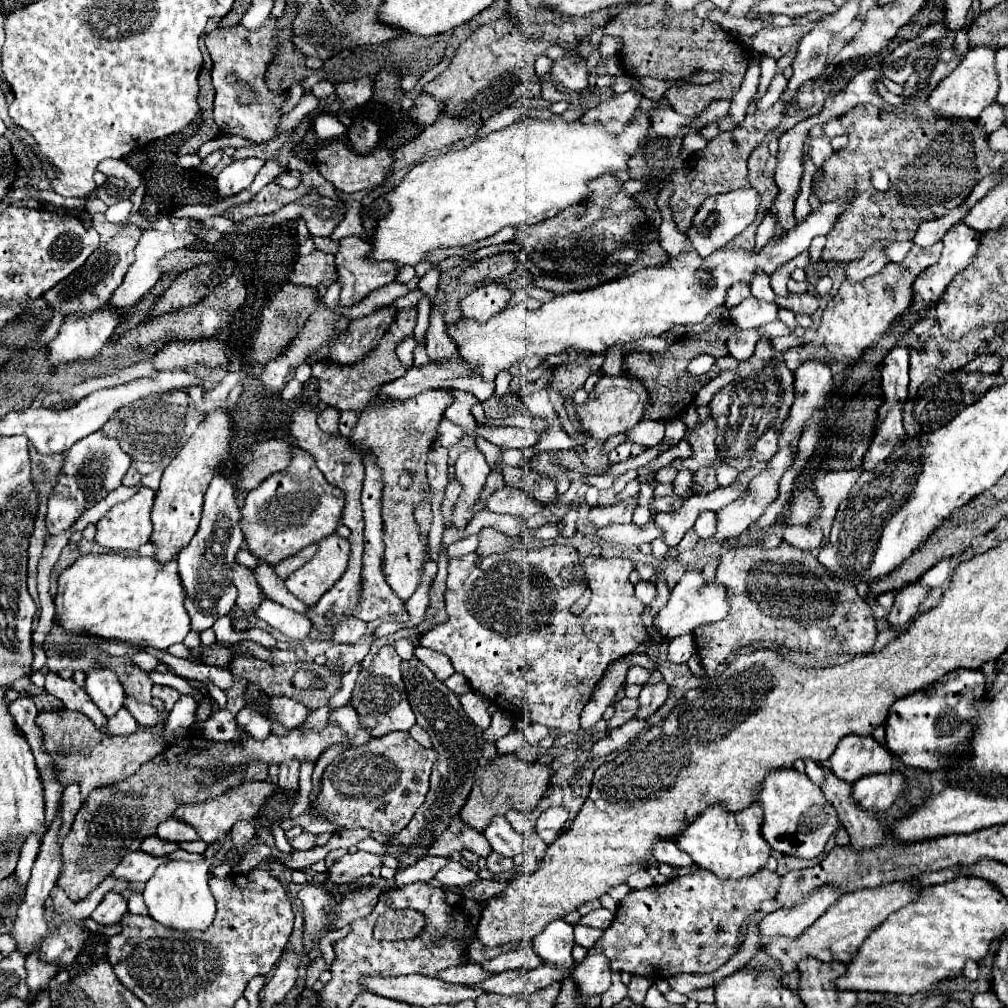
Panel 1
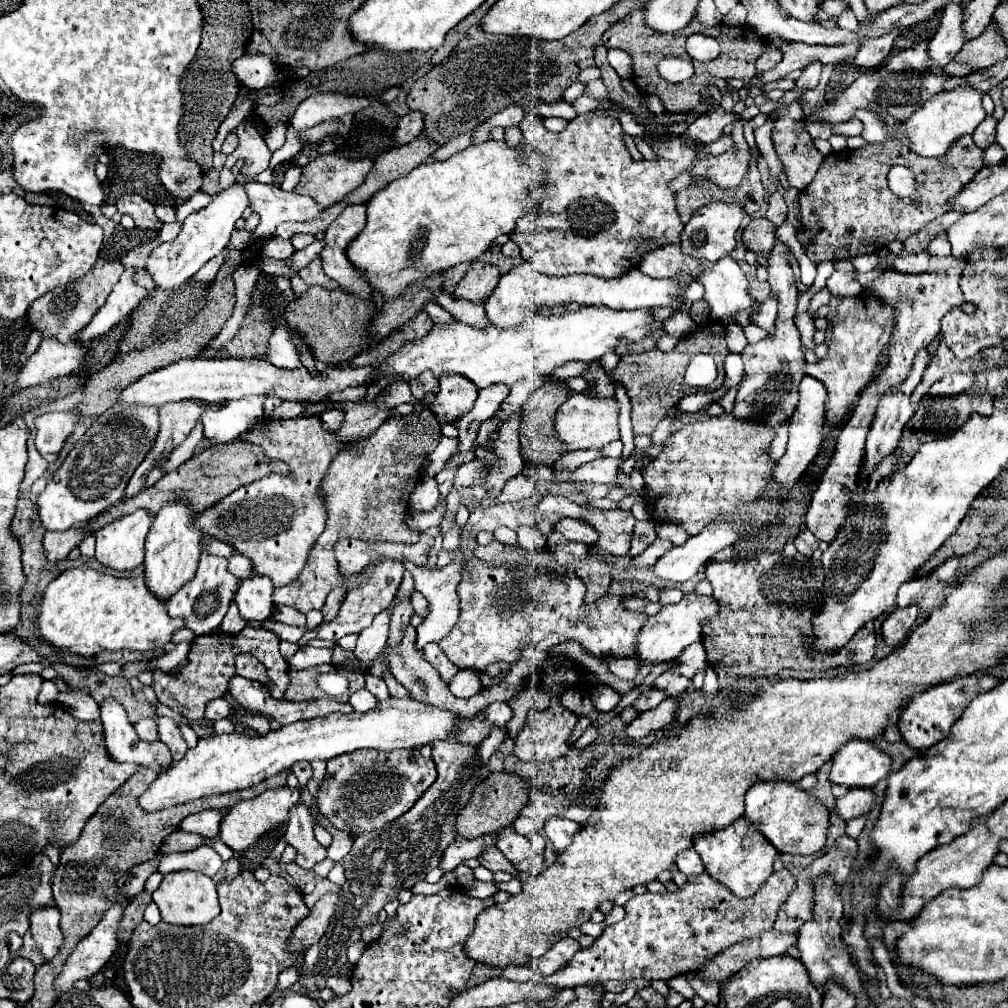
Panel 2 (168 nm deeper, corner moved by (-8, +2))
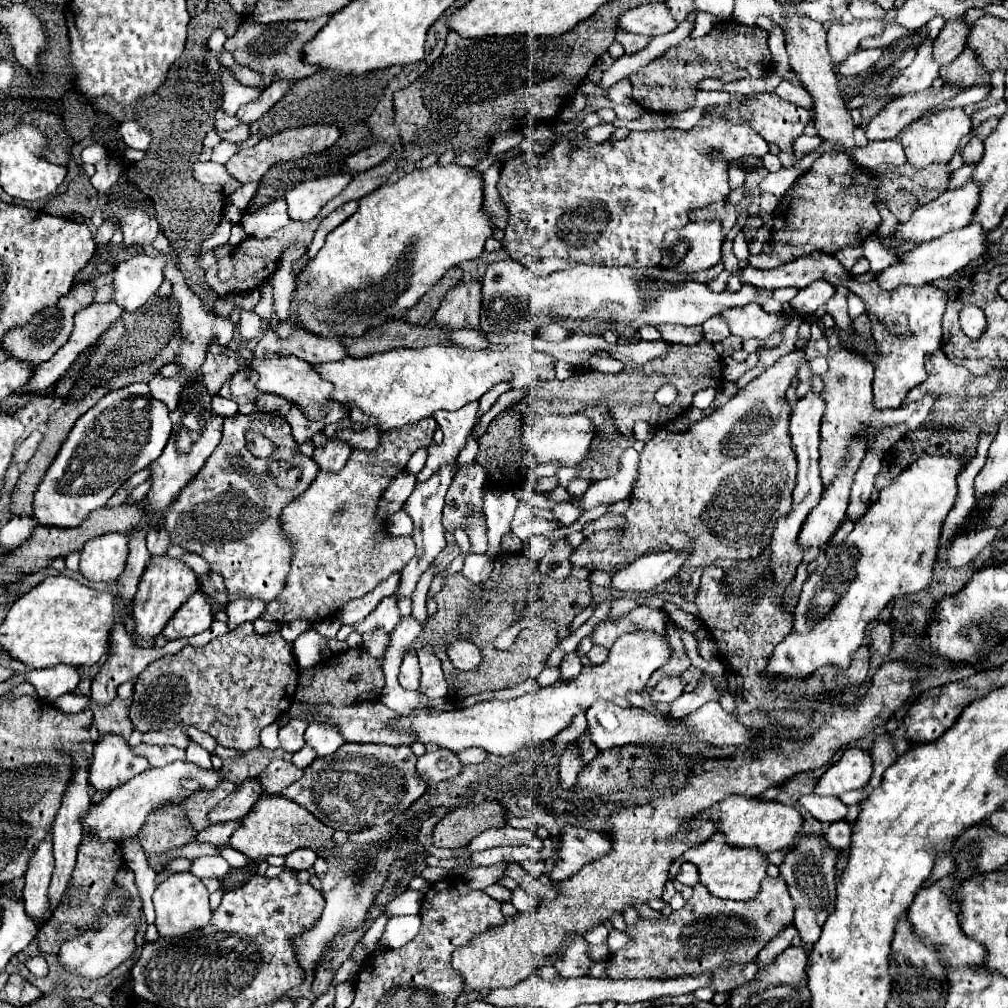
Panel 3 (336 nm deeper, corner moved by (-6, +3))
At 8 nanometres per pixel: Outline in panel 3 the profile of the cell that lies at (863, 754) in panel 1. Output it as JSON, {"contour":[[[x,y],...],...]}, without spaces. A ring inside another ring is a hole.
{"contour":[[[858,747],[846,749],[838,763],[834,763],[816,783],[816,795],[834,795],[838,797],[844,791],[862,789],[868,785],[872,775],[872,757],[868,751]]]}

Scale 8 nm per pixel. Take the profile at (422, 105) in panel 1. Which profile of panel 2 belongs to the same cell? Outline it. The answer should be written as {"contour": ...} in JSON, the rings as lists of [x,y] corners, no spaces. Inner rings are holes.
{"contour":[[[410,112],[406,114],[404,118],[400,118],[392,138],[394,138],[394,144],[396,146],[404,146],[408,142],[412,142],[414,138],[420,136],[420,130],[422,130],[422,114],[420,112]]]}

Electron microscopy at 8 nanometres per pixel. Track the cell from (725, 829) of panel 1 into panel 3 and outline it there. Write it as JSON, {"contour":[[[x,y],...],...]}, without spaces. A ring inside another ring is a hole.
{"contour":[[[720,831],[714,833],[708,841],[690,847],[682,855],[682,859],[698,867],[700,883],[706,885],[712,895],[720,899],[734,899],[734,901],[754,899],[760,891],[760,881],[766,877],[766,867],[768,867],[766,855],[756,855],[756,851],[740,851],[740,847],[728,847]]]}

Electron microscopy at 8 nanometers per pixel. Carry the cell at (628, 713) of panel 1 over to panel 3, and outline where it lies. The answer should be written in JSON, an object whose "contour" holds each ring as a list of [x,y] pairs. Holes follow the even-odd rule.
{"contour":[[[662,679],[648,695],[652,703],[672,703],[682,695],[682,691],[684,691],[682,679]]]}

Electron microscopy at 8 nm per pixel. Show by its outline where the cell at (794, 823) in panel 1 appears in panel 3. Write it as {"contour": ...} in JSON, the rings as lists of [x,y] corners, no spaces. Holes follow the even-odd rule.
{"contour":[[[730,795],[728,799],[710,807],[702,819],[718,819],[720,831],[726,835],[726,841],[730,845],[758,847],[762,853],[792,849],[804,825],[804,817],[794,807],[788,807],[778,801],[764,801],[758,797],[744,795]]]}

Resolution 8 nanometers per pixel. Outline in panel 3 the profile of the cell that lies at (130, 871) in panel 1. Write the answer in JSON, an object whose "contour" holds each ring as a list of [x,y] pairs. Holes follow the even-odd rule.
{"contour":[[[220,855],[198,857],[190,865],[190,873],[194,873],[200,879],[206,879],[206,877],[218,877],[218,879],[222,879],[228,873],[228,869],[230,869],[230,865]]]}

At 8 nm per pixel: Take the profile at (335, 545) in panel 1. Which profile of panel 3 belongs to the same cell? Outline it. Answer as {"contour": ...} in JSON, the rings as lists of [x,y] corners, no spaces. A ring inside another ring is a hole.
{"contour":[[[422,419],[412,427],[388,431],[376,451],[354,449],[348,463],[336,473],[318,473],[316,481],[296,497],[282,513],[282,525],[290,535],[290,525],[300,525],[296,533],[296,553],[292,557],[292,571],[286,579],[284,591],[268,603],[262,619],[288,623],[300,617],[312,623],[334,615],[346,601],[366,595],[394,571],[414,557],[416,545],[408,537],[390,537],[386,521],[378,519],[378,501],[382,499],[390,481],[406,469],[408,459],[422,447],[432,443],[436,431],[434,419]]]}

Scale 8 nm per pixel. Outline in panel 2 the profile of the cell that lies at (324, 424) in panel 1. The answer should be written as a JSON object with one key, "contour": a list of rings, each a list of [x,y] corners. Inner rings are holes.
{"contour":[[[316,416],[292,420],[264,418],[238,438],[260,446],[266,458],[286,462],[290,474],[270,474],[234,490],[212,508],[200,512],[194,518],[194,526],[204,536],[214,536],[230,544],[238,554],[250,558],[256,576],[268,576],[274,588],[282,588],[302,572],[310,548],[322,534],[326,510],[318,488],[330,462],[338,454],[338,444],[334,444],[334,432],[324,432]]]}

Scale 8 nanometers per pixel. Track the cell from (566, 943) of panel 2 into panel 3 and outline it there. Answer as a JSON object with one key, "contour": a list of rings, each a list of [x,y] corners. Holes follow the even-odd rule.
{"contour":[[[580,935],[576,939],[572,939],[572,943],[568,947],[564,947],[564,955],[560,955],[560,959],[556,959],[556,963],[554,963],[560,977],[588,975],[590,965],[592,965],[592,961],[588,957],[588,943]]]}

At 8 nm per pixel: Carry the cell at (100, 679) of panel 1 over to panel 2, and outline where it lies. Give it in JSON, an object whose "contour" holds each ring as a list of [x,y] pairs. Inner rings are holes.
{"contour":[[[104,700],[102,706],[102,726],[104,726],[104,740],[106,740],[106,754],[114,762],[130,762],[138,766],[146,766],[154,772],[162,772],[172,764],[170,750],[166,744],[152,746],[150,742],[142,742],[134,726],[126,720],[126,712],[114,700]]]}

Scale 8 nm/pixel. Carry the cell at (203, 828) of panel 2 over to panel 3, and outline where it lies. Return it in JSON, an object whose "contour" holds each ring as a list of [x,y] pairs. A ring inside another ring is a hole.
{"contour":[[[246,779],[240,787],[236,787],[236,791],[232,795],[222,799],[218,803],[218,807],[208,813],[210,825],[228,823],[228,821],[236,821],[236,819],[244,817],[260,795],[262,795],[262,789],[256,783],[256,779]]]}

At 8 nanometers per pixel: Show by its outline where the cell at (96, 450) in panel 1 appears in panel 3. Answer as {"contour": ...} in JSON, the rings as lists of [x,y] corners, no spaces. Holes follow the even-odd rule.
{"contour":[[[132,383],[102,397],[76,421],[68,439],[62,443],[58,457],[46,471],[42,483],[38,485],[34,493],[34,517],[38,519],[38,523],[48,527],[76,527],[94,509],[104,507],[124,481],[128,481],[136,471],[148,467],[154,459],[160,457],[160,451],[164,451],[172,431],[168,413],[168,407],[150,395],[146,383]]]}

